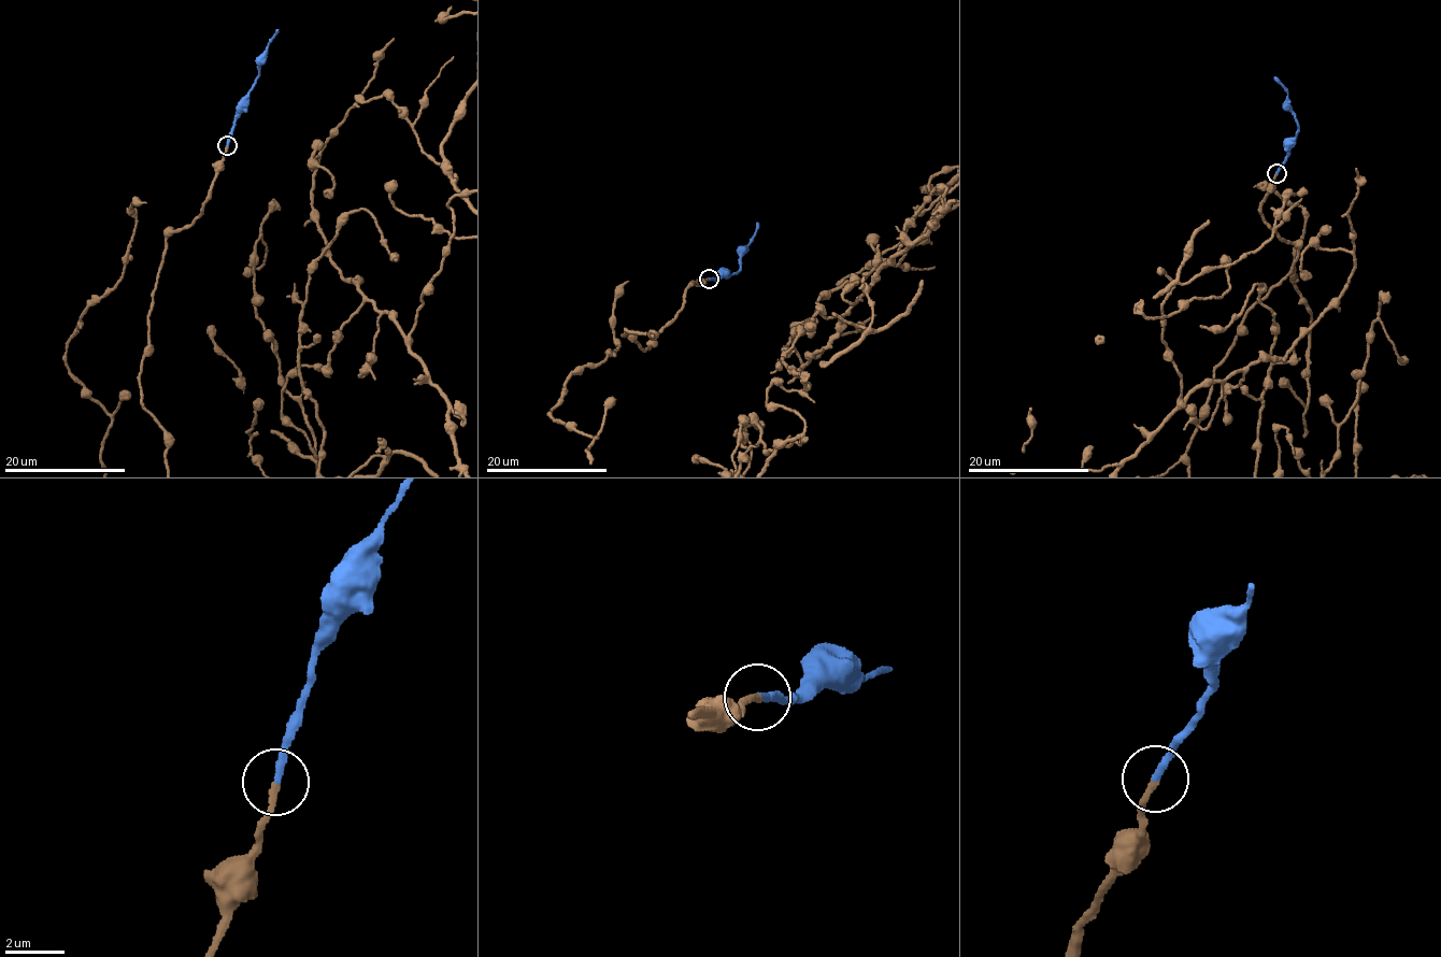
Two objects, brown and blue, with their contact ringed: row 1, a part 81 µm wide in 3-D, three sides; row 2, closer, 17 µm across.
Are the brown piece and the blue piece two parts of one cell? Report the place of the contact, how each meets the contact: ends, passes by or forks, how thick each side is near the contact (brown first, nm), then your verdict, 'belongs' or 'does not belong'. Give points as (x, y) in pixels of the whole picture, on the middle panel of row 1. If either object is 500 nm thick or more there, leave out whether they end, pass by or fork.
place (709, 279); brown ends; blue ends; calibres 220 and 240 nm; belongs

